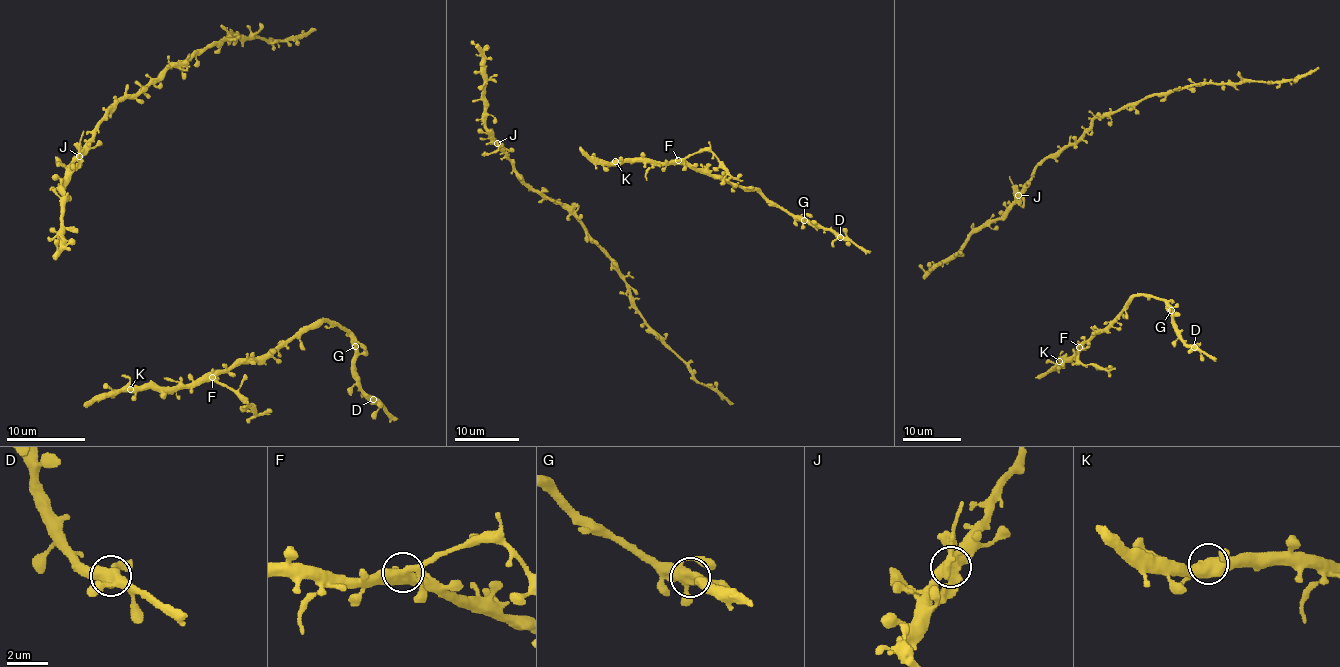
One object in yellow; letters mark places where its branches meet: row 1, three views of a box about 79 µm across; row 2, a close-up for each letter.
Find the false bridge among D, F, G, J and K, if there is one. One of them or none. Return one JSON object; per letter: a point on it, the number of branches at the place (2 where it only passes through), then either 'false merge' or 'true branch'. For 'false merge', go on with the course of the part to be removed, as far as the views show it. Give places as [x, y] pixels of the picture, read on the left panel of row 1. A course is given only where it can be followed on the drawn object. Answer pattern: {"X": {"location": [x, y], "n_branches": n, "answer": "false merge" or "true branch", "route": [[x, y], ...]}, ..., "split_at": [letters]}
{"D": {"location": [373, 399], "n_branches": 4, "answer": "true branch"}, "F": {"location": [212, 377], "n_branches": 4, "answer": "true branch"}, "G": {"location": [355, 346], "n_branches": 4, "answer": "true branch"}, "J": {"location": [79, 156], "n_branches": 4, "answer": "false merge", "route": [[79, 157], [79, 165], [71, 171], [55, 157]]}, "K": {"location": [130, 389], "n_branches": 4, "answer": "true branch"}, "split_at": ["J"]}

